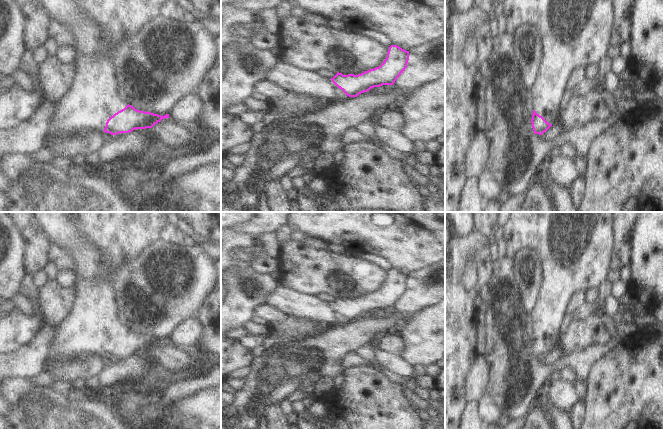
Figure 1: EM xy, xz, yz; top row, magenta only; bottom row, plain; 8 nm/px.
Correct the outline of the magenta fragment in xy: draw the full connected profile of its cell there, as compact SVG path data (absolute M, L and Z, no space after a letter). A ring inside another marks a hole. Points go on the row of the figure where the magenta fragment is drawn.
M79 51L77 65L78 70L75 83L67 95L58 103L57 113L52 118L51 127L47 134L46 147L50 147L54 141L61 137L76 136L83 131L99 130L111 135L117 135L119 133L129 133L135 129L152 128L162 119L169 118L169 114L161 116L151 112L140 111L128 104L122 97L115 65L106 53L102 52L94 56L86 56Z

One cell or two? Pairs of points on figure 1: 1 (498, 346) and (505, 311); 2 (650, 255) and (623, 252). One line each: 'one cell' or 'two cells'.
1: one cell
2: two cells

